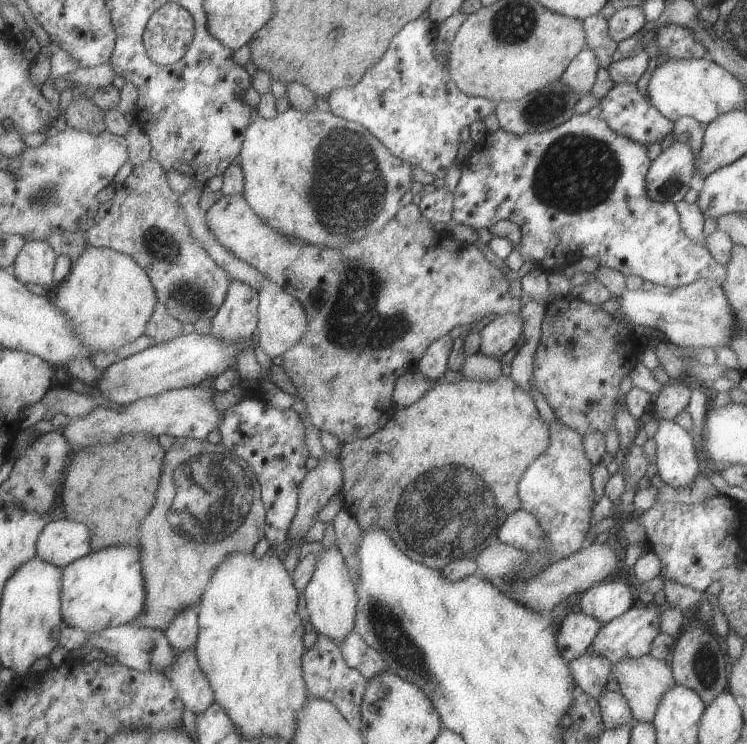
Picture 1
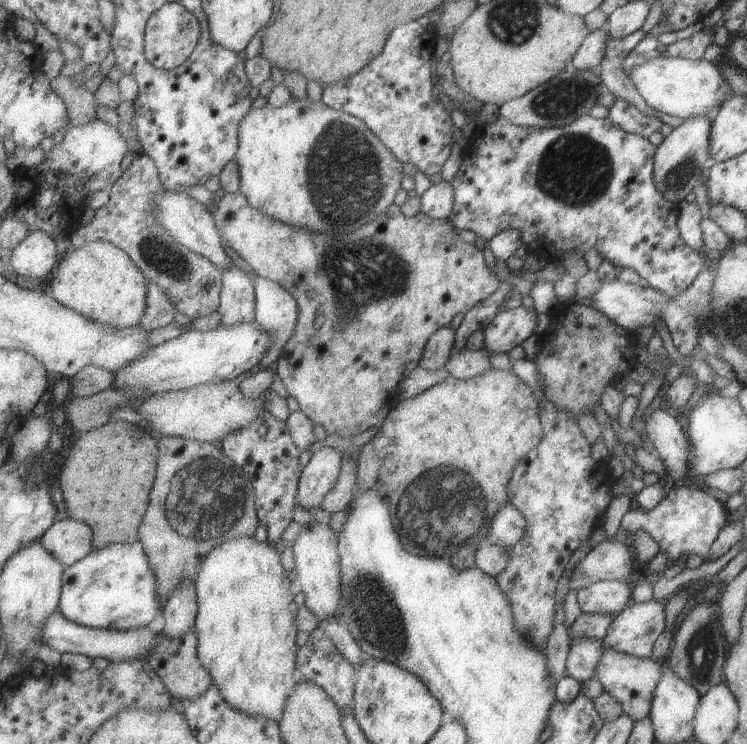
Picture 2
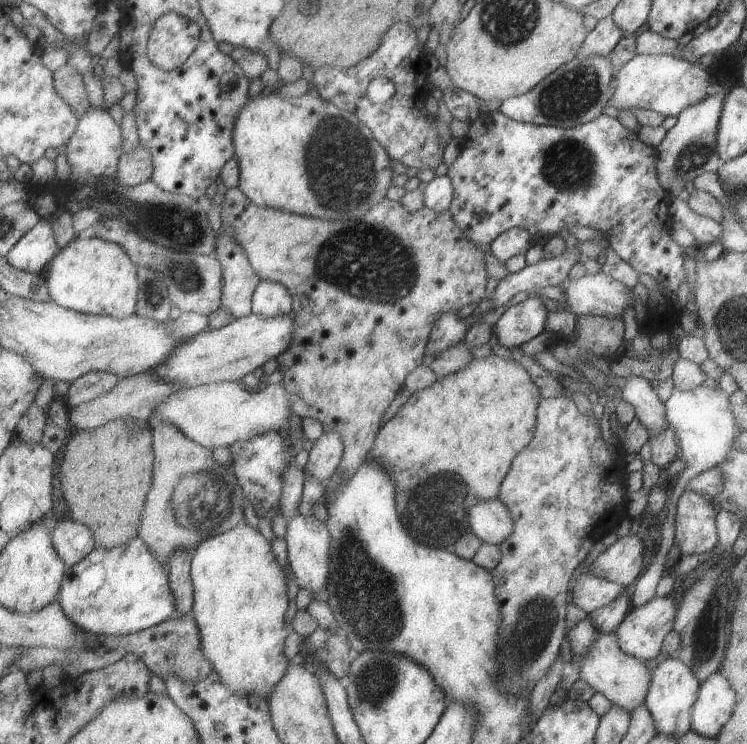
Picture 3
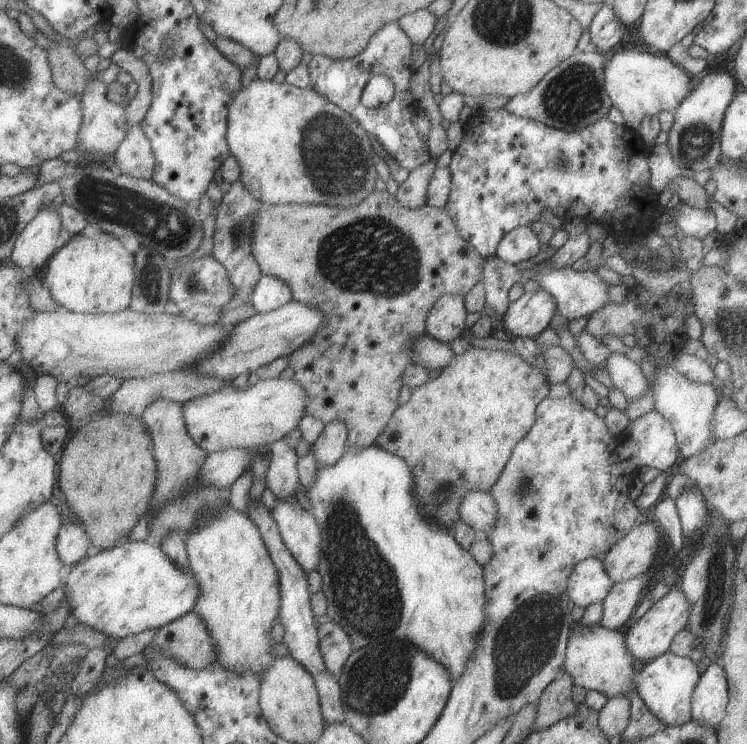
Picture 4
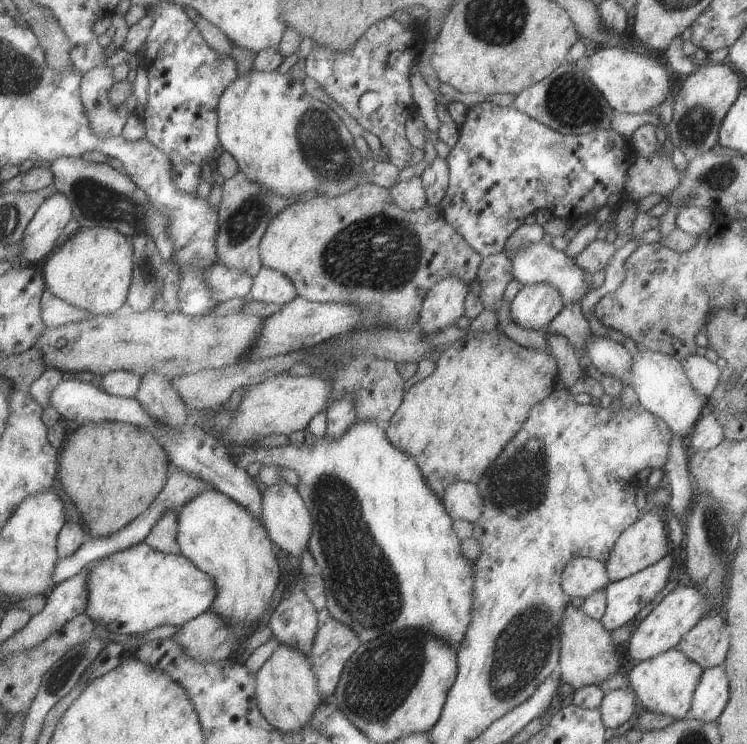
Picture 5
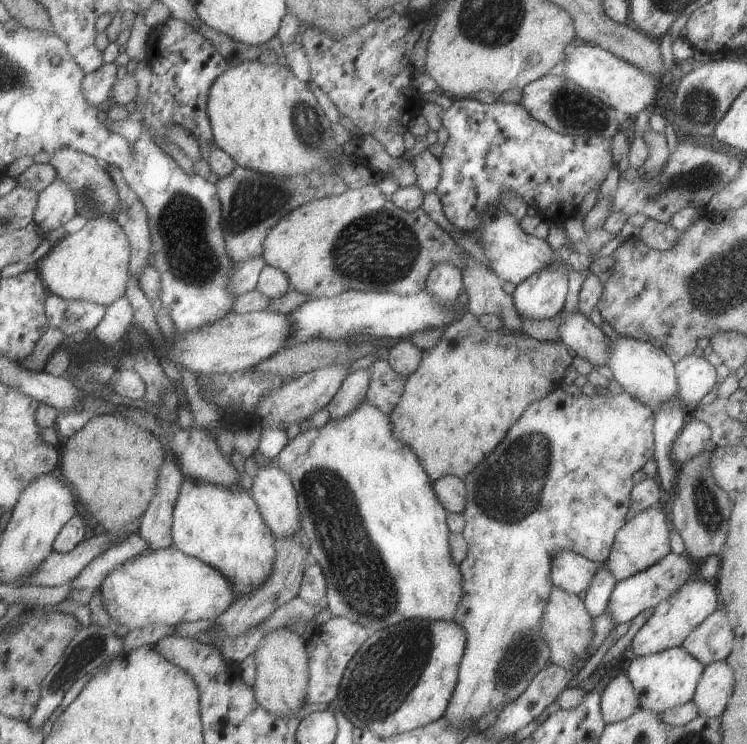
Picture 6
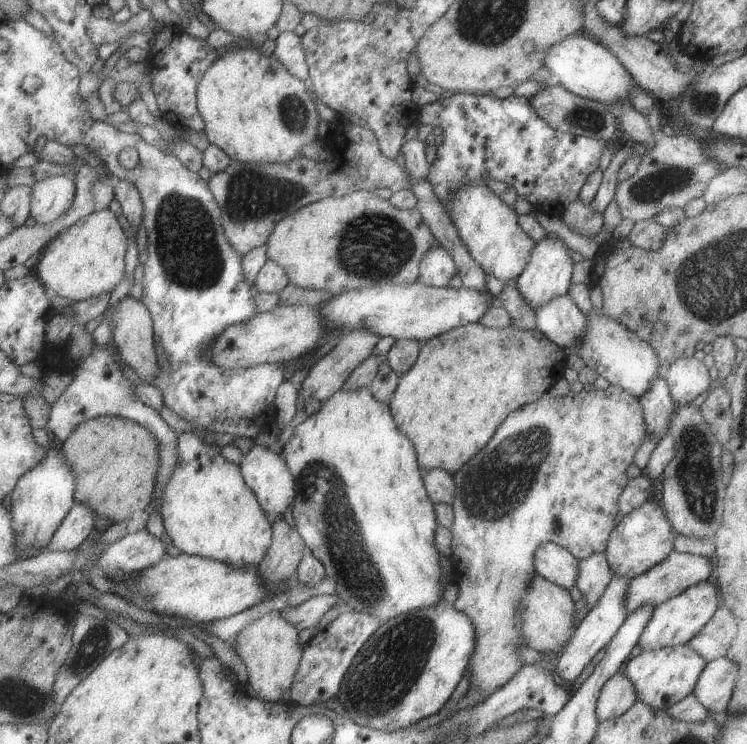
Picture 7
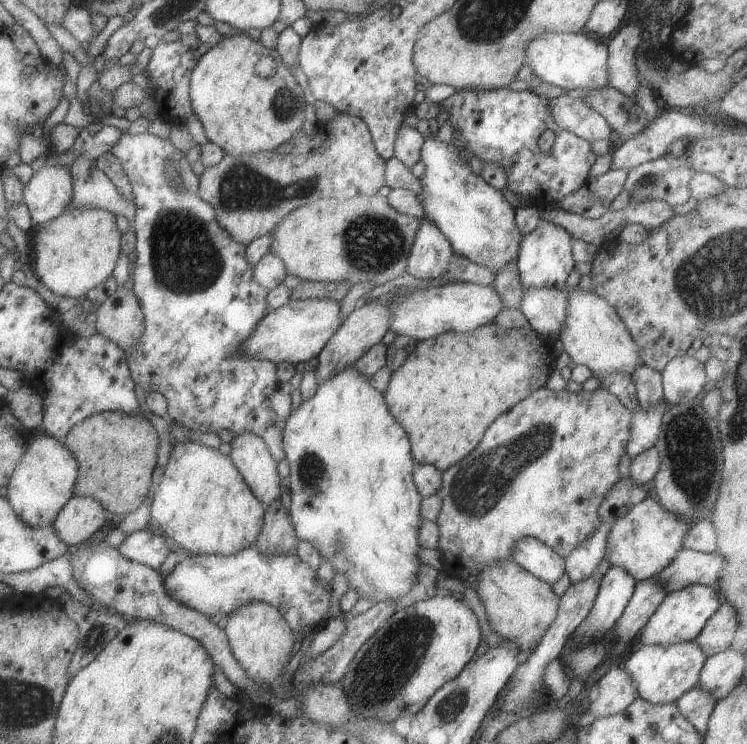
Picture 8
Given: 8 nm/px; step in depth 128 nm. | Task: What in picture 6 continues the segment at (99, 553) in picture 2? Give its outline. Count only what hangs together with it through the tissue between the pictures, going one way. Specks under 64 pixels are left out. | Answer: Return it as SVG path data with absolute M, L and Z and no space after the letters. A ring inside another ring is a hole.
M175 547L149 550L141 556L135 556L127 560L125 564L117 566L103 581L100 587L103 606L111 618L111 621L125 634L131 630L141 630L149 624L164 624L167 626L179 626L179 624L197 621L213 621L219 618L225 610L229 610L239 597L235 592L229 578L223 576L217 568L205 564L198 558L187 556Z

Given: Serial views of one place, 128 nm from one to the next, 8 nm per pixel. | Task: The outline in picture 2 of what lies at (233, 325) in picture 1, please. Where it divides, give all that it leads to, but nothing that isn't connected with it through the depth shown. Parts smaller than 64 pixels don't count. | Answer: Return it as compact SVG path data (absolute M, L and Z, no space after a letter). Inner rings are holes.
M239 266L224 270L222 303L219 307L222 326L255 322L255 282Z

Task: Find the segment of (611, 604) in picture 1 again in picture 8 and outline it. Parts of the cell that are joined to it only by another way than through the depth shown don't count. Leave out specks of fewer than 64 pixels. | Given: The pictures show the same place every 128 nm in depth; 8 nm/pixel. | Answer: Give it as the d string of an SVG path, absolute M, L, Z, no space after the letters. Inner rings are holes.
M533 537L519 538L515 542L511 560L550 585L566 572L564 557Z

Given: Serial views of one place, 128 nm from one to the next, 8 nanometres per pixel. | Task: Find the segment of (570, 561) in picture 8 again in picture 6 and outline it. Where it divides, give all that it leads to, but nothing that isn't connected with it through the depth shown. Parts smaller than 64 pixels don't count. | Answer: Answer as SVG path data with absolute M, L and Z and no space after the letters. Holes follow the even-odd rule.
M598 564L597 572L583 596L583 604L588 614L595 618L607 609L607 602L616 580L609 574L605 564Z

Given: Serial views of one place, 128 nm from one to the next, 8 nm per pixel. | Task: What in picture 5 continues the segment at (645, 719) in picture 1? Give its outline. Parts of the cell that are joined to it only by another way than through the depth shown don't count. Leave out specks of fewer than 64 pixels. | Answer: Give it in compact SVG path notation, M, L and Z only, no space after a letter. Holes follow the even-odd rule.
M567 604L560 626L558 674L562 682L567 682L573 689L587 685L599 686L609 676L617 674L620 664L616 654L619 646L612 643L610 632L599 621L589 618L581 607L574 608Z

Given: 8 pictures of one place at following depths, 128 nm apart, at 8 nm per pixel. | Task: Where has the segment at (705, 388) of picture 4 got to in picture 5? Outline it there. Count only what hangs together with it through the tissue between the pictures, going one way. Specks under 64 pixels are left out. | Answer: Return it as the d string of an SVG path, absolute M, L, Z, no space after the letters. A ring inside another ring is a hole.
M635 350L630 356L629 376L627 385L632 388L637 396L638 403L651 414L658 416L675 436L687 437L691 432L693 424L704 414L710 403L707 396L701 396L693 390L691 382L687 380L680 361L665 356L660 352L649 352L649 350Z

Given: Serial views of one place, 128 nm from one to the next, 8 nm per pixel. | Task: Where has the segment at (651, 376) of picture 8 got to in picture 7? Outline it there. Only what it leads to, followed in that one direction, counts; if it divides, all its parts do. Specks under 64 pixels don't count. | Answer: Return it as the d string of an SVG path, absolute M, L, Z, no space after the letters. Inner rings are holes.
M664 377L651 380L649 390L643 392L643 396L640 396L638 400L643 410L647 434L651 434L653 440L658 443L661 437L667 434L669 420L678 407L669 394Z

